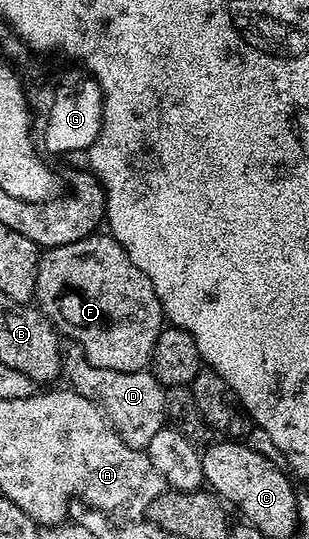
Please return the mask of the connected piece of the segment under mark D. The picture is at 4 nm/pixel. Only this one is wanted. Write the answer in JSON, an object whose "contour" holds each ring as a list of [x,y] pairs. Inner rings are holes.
{"contour":[[[75,345],[69,346],[62,355],[62,367],[68,371],[71,390],[77,395],[86,397],[95,407],[100,409],[105,419],[120,434],[122,441],[130,445],[130,449],[144,451],[154,441],[154,433],[166,426],[164,413],[165,388],[155,379],[151,370],[115,371],[90,365],[84,358],[84,349]]]}

